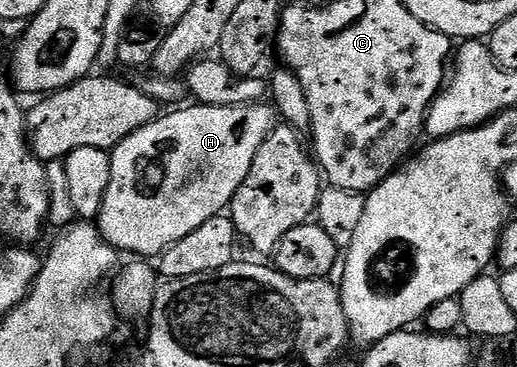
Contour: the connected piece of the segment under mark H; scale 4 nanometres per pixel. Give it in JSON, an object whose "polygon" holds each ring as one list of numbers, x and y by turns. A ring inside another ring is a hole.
{"polygon":[[199,102,193,105,193,108,180,106,165,111,168,112,165,116,164,113,157,115,155,120,111,149,110,186,106,186,98,227,106,243,121,253,133,252,136,258,159,257,174,242,182,242,186,234,194,234,202,222,210,222,210,218,221,215,231,205,238,186,246,182,254,154,258,154,262,142,274,127,273,109,264,102,237,108]]}

